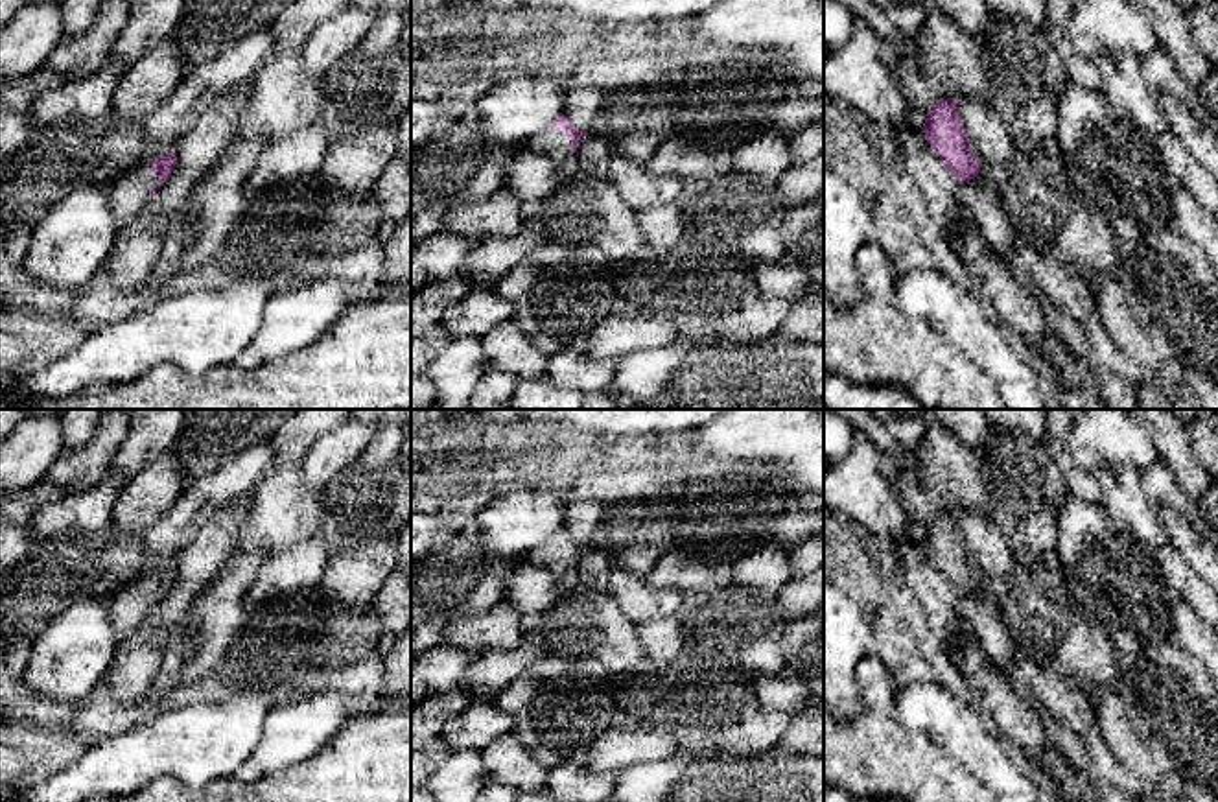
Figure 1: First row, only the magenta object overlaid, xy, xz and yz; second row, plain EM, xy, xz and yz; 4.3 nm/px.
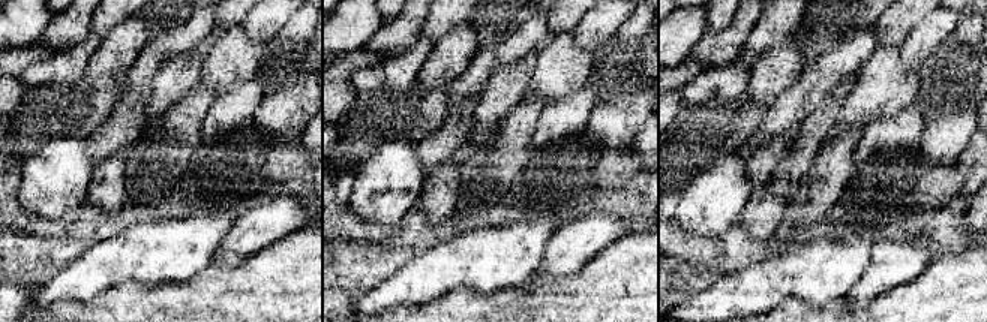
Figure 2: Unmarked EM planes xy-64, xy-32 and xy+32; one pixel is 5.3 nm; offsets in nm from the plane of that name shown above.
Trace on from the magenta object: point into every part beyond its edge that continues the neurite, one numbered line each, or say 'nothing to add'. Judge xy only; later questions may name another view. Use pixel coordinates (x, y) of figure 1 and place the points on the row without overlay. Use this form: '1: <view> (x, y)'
1: xy (129, 607)

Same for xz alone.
1: xz (551, 555)

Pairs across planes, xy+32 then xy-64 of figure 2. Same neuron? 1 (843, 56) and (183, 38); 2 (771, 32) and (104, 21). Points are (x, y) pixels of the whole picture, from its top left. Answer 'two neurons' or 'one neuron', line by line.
1: one neuron
2: one neuron

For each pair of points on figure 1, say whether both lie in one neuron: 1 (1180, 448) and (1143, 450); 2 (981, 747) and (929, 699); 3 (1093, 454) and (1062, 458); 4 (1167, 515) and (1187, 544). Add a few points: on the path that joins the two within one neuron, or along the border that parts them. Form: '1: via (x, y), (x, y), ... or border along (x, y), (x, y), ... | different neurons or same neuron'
1: border along (1143, 428), (1156, 458), (1139, 472) | different neurons
2: via (968, 738), (942, 712) | same neuron
3: border along (1067, 428), (1069, 454), (1091, 472) | different neurons
4: via (1174, 522), (1187, 537) | same neuron

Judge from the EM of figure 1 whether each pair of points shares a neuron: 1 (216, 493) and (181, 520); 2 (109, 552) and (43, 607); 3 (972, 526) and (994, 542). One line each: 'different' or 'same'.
1: same
2: same
3: same

